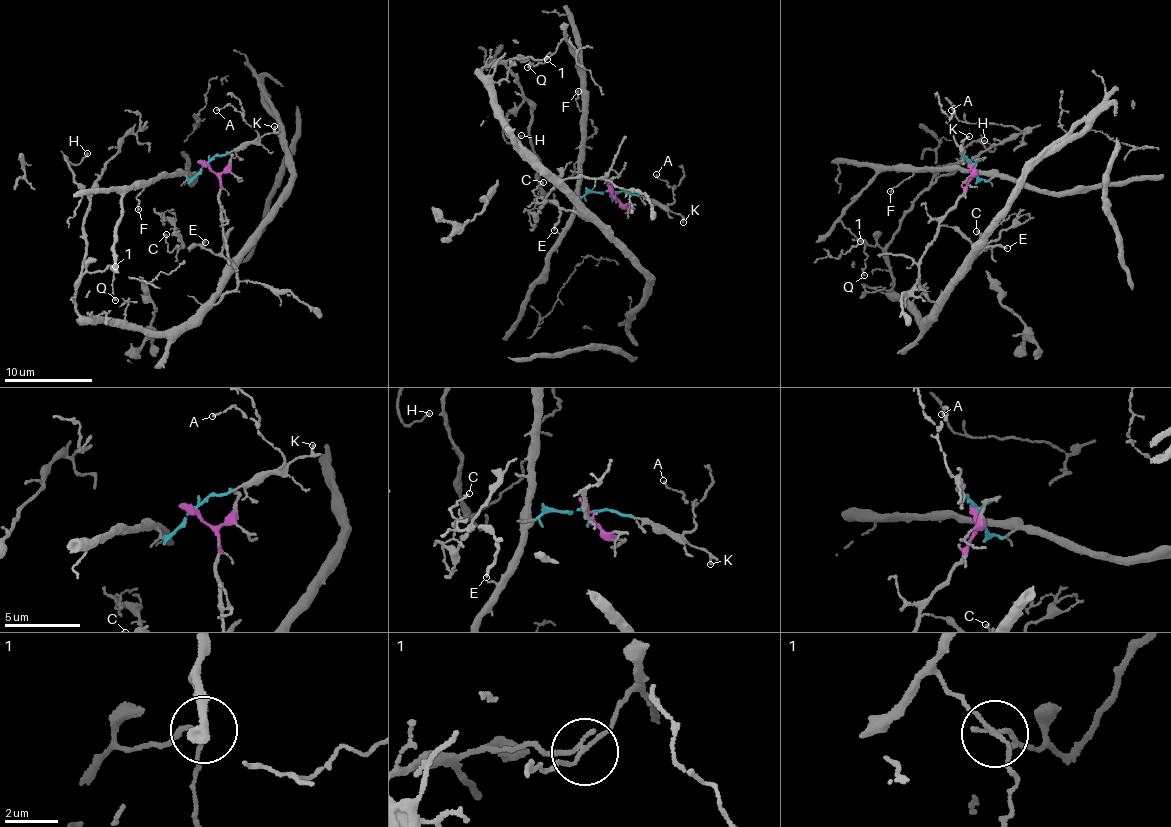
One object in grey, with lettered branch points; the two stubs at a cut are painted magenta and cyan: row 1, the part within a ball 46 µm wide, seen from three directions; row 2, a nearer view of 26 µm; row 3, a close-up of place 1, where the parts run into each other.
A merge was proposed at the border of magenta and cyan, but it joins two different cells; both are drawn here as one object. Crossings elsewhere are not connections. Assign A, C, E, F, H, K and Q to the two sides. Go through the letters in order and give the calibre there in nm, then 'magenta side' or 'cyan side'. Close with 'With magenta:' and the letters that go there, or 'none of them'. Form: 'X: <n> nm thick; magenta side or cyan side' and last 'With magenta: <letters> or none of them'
A: 110 nm thick; cyan side
C: 130 nm thick; magenta side
E: 200 nm thick; magenta side
F: 130 nm thick; cyan side
H: 120 nm thick; magenta side
K: 170 nm thick; cyan side
Q: 160 nm thick; cyan side
With magenta: C, E, H

